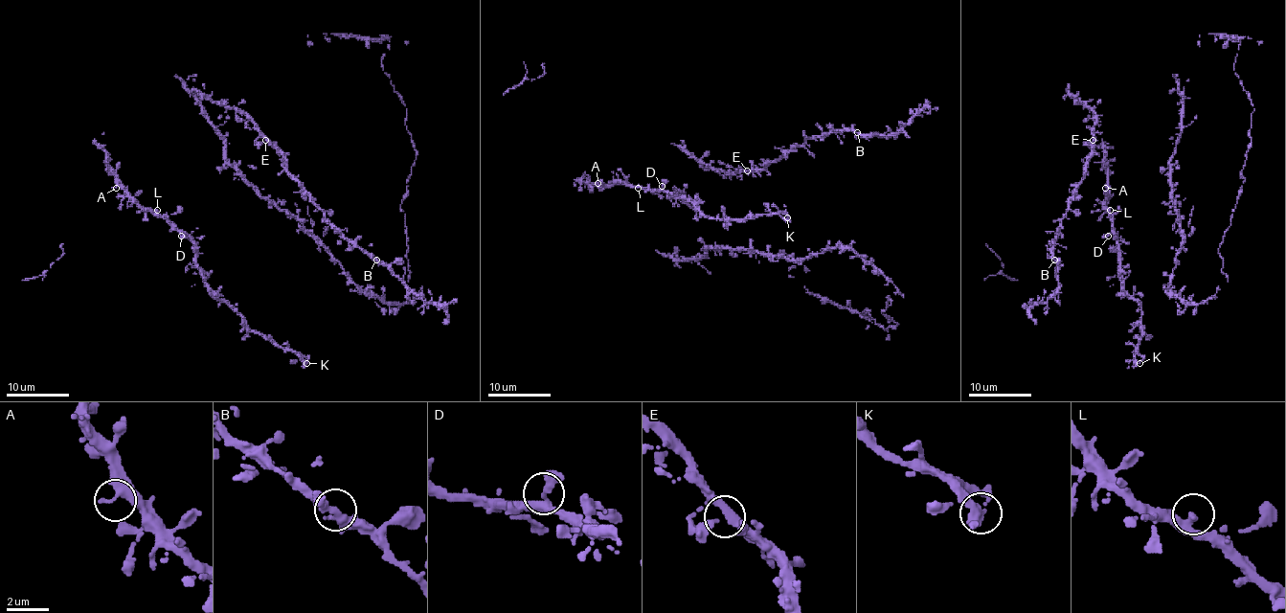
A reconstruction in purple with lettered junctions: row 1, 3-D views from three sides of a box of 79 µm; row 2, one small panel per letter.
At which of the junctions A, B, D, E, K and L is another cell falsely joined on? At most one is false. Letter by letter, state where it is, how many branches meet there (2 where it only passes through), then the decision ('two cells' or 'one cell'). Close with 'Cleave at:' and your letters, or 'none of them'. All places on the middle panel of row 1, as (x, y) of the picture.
A: (597, 183) | 2 | one cell
B: (857, 132) | 2 | one cell
D: (662, 186) | 2 | one cell
E: (747, 170) | 2 | one cell
K: (787, 217) | 2 | one cell
L: (638, 188) | 2 | one cell
Cleave at: none of them

